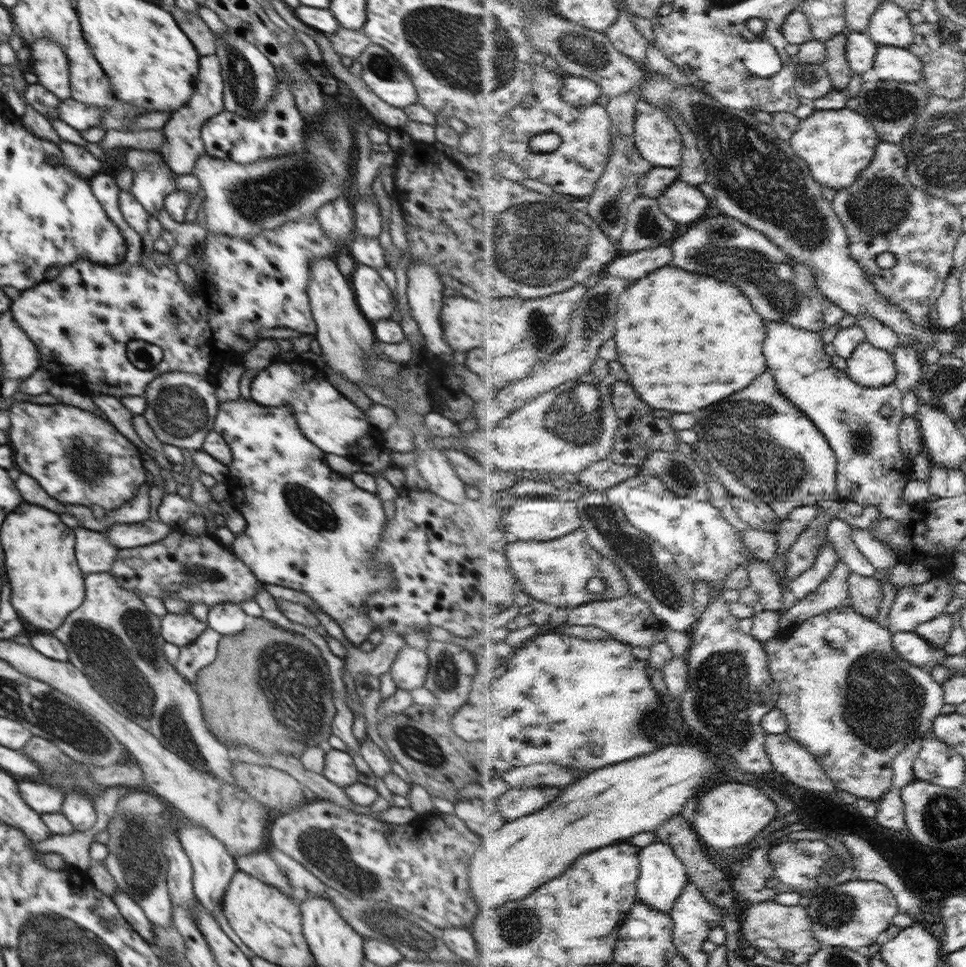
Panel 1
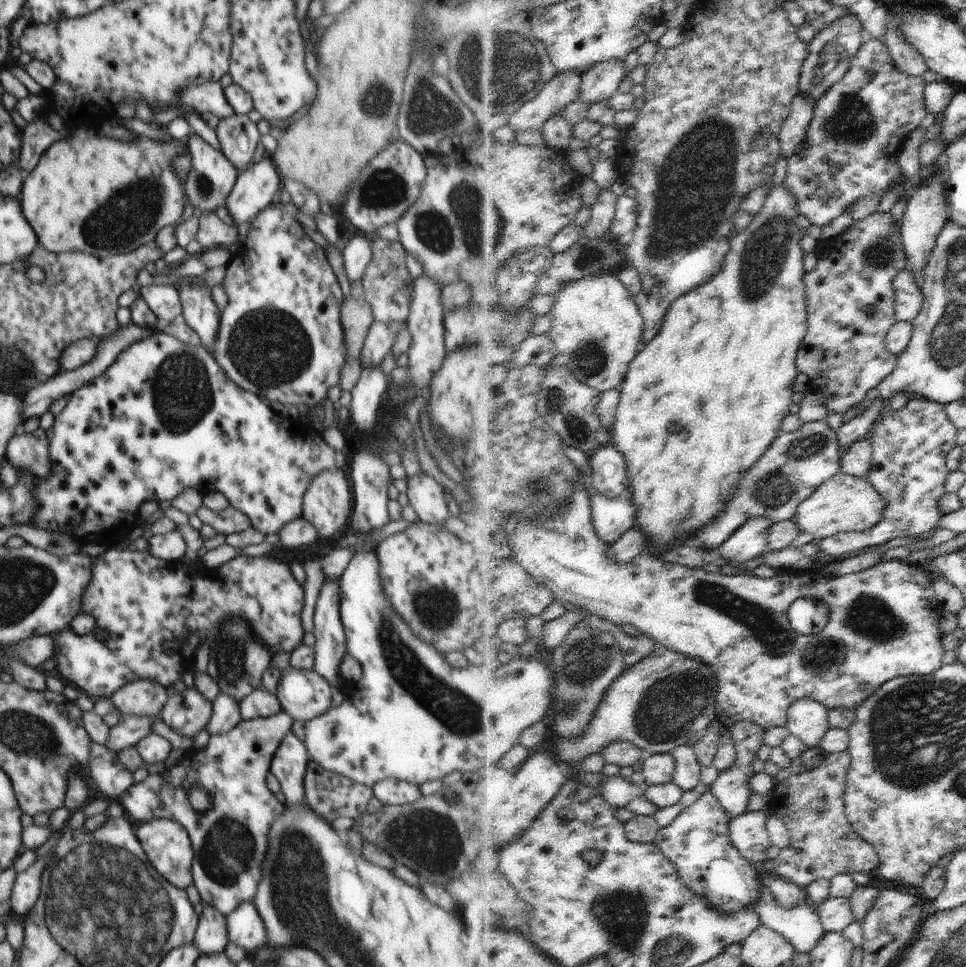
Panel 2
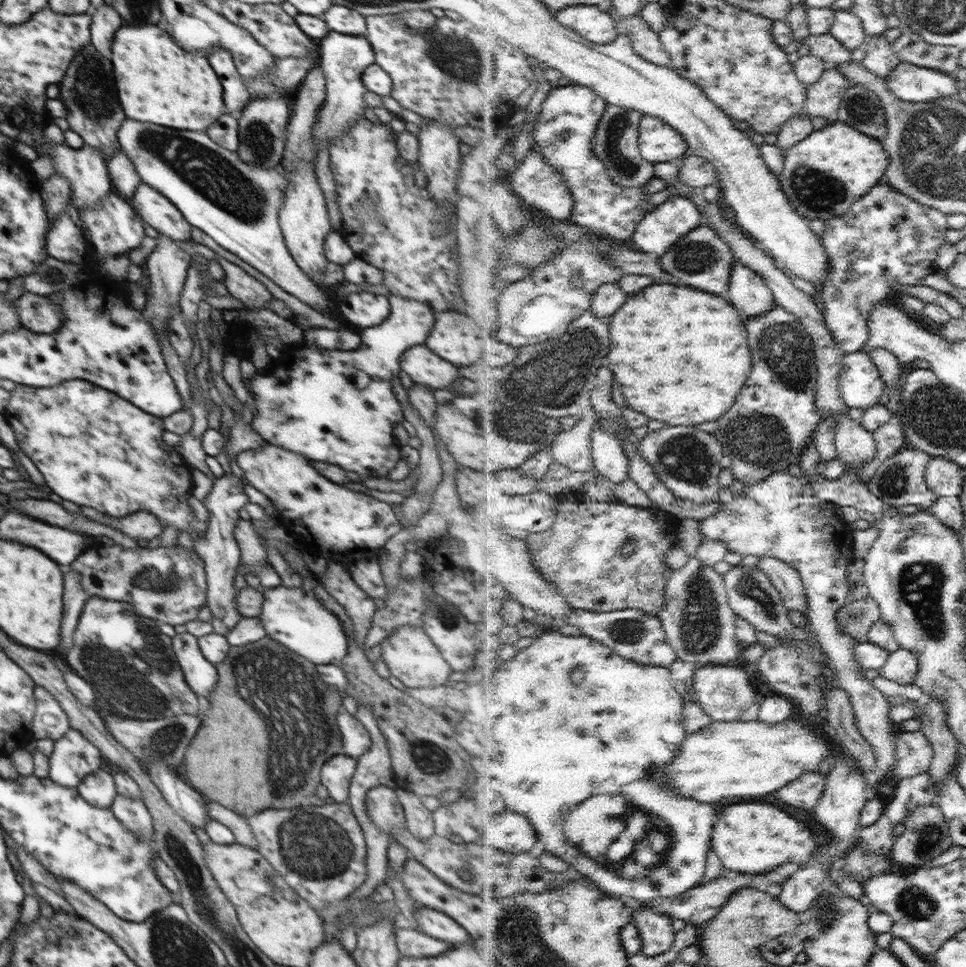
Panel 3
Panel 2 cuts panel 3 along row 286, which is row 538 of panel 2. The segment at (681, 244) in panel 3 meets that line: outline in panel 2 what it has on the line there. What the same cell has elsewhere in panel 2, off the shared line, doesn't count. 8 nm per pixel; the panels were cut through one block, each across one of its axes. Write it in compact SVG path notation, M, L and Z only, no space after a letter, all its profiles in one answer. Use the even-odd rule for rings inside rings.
M827 419L805 423L796 432L781 434L762 460L744 476L744 484L727 510L710 526L695 533L688 543L713 551L726 544L749 520L761 516L773 518L776 523L794 520L802 503L841 472L842 462L839 433L832 430Z

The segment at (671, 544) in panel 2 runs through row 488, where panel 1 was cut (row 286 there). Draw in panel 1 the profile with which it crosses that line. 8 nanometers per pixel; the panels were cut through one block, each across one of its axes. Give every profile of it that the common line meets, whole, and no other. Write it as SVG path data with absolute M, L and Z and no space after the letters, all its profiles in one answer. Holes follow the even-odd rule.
M674 264L654 271L650 276L630 284L620 298L620 307L617 311L617 335L615 337L619 344L619 360L630 372L630 378L632 378L630 381L641 394L641 397L656 409L673 410L676 413L699 413L702 409L708 408L710 404L716 404L716 402L732 396L734 392L744 390L744 388L748 388L748 386L756 382L769 368L769 361L765 355L765 342L769 328L765 317L754 310L752 302L753 300L750 300L750 297L743 290L740 290L738 286L734 286L734 283L724 282L715 276L690 272L685 268L678 268Z

